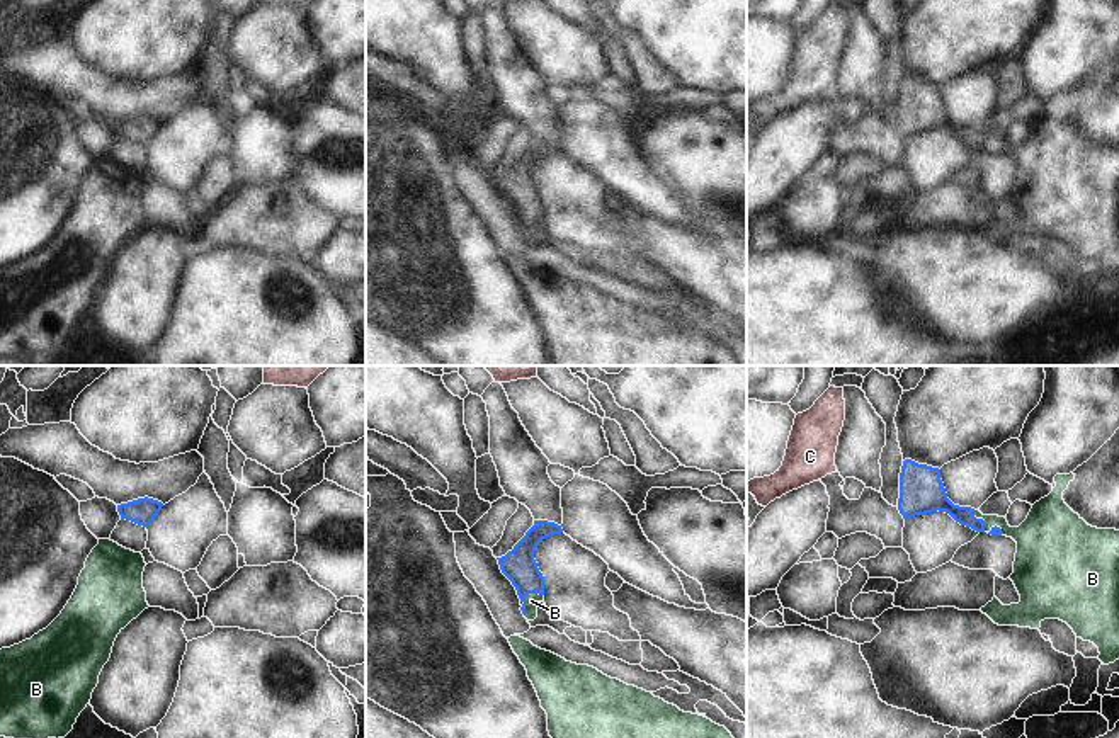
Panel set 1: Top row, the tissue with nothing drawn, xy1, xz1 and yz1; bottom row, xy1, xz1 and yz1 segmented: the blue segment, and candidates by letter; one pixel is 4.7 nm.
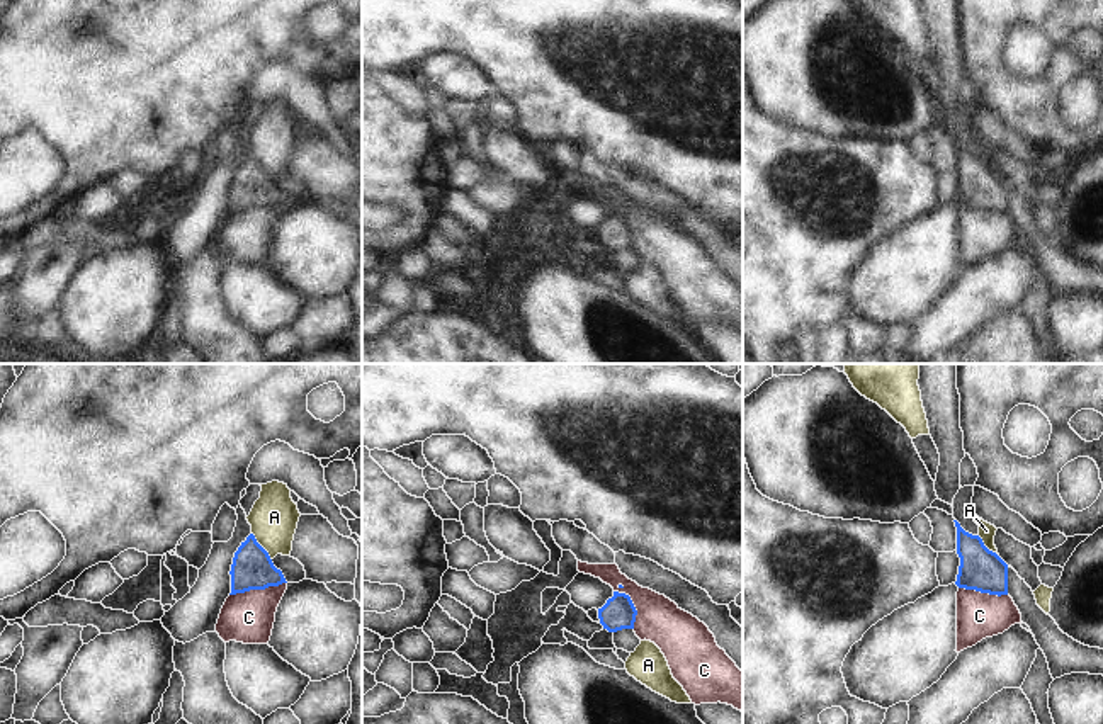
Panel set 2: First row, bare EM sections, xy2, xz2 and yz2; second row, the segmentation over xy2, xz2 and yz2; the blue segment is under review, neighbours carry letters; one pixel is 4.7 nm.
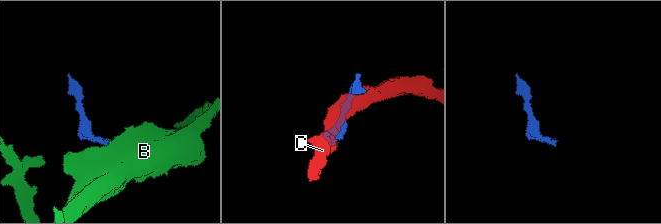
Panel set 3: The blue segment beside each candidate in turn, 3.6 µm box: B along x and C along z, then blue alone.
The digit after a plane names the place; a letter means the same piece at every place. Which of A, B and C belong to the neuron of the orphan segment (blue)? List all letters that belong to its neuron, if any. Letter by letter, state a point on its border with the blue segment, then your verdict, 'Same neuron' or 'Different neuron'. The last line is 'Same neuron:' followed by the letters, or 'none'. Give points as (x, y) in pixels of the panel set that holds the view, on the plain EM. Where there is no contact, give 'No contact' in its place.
A: Touches blue at xy2 (260, 165). Different neuron
B: Touches blue at xz1 (526, 215). Same neuron
C: Touches blue at xz2 (633, 223). Different neuron
Same neuron: B

